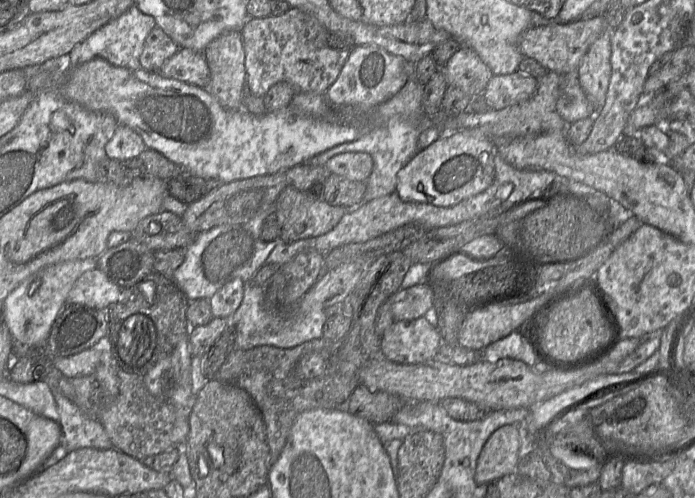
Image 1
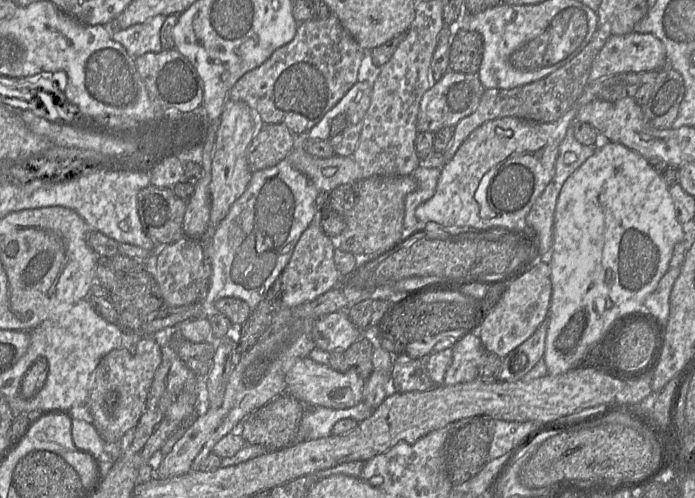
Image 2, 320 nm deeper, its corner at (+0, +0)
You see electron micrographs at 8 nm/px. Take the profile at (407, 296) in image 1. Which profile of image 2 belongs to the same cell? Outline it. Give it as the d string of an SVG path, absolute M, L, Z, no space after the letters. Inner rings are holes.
M347 311L328 314L315 321L312 328L315 346L327 352L347 349L362 336Z

